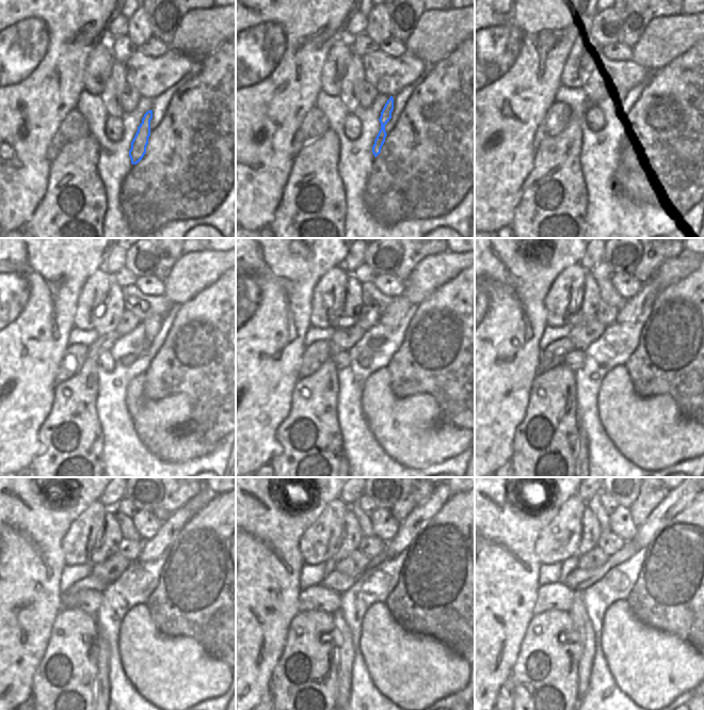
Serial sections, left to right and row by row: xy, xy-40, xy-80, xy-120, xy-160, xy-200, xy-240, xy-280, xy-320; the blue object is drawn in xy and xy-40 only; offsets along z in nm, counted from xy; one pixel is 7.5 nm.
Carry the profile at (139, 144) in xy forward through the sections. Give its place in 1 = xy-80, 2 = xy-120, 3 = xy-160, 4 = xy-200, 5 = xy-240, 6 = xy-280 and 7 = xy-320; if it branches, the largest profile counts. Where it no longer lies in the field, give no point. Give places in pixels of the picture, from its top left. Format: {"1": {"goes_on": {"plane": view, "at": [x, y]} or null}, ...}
{"1": {"goes_on": {"plane": "xy-80", "at": [626, 104]}}, "2": {"goes_on": {"plane": "xy-120", "at": [152, 325]}}, "3": {"goes_on": {"plane": "xy-160", "at": [394, 314]}}, "4": {"goes_on": {"plane": "xy-200", "at": [634, 308]}}, "5": {"goes_on": {"plane": "xy-240", "at": [169, 531]}}, "6": {"goes_on": {"plane": "xy-280", "at": [419, 517]}}, "7": {"goes_on": {"plane": "xy-320", "at": [677, 499]}}}

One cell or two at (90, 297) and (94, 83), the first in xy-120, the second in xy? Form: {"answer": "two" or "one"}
{"answer": "one"}

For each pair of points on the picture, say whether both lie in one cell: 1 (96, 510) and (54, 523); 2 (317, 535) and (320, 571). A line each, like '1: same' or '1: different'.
1: different
2: different

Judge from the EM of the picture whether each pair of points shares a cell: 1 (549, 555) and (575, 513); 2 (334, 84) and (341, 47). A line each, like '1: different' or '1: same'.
1: same
2: same

